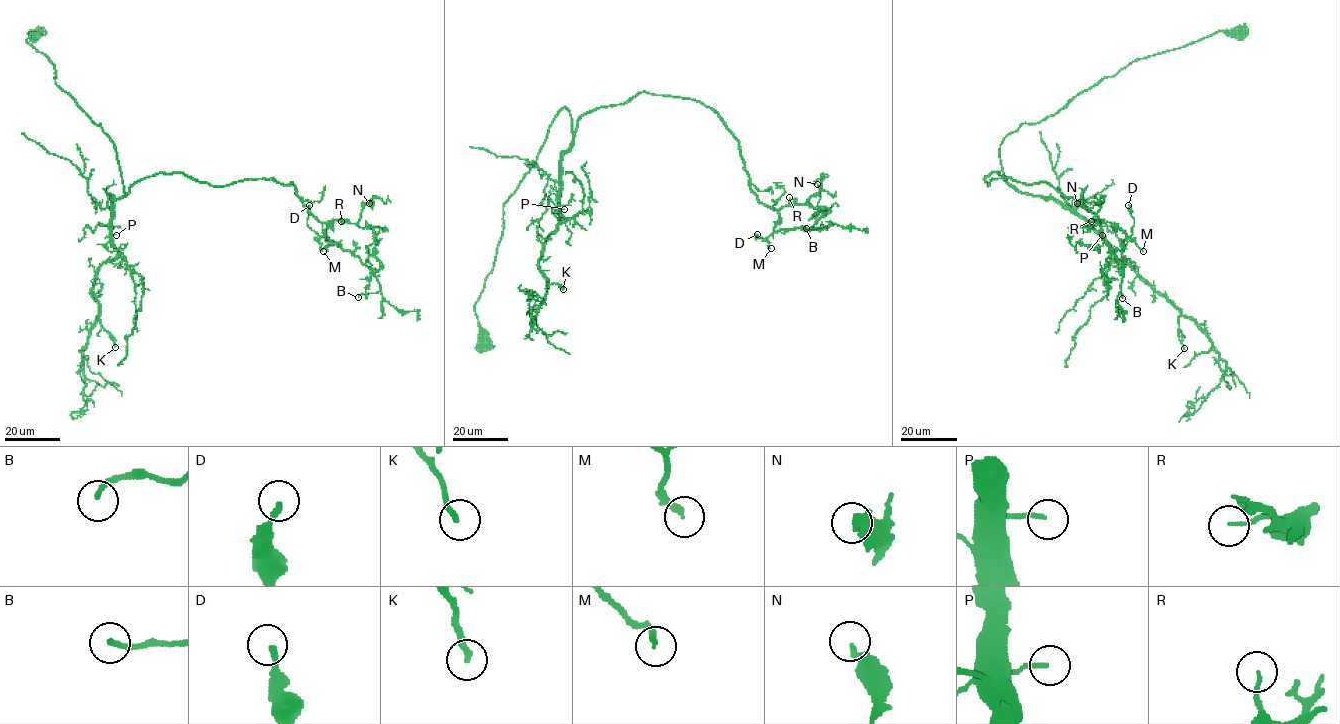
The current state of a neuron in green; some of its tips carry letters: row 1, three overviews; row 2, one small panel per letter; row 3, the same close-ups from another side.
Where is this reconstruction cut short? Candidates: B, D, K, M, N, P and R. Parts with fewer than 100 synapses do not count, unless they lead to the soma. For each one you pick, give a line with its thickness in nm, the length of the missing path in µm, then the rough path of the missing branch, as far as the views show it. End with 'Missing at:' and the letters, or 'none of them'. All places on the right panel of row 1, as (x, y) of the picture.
Missing at: none of them

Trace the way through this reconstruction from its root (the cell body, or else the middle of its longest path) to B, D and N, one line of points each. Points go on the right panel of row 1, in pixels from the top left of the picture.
B: (1241, 31), (1138, 59), (1010, 133), (1002, 169), (1024, 193), (985, 179), (1047, 182), (1114, 223), (1122, 298)
D: (1241, 31), (1138, 59), (1010, 133), (1002, 169), (1024, 193), (985, 179), (1047, 182), (1130, 237), (1128, 205)
N: (1241, 31), (1132, 61), (1004, 138), (1025, 193), (988, 185), (1047, 182), (1077, 203)

